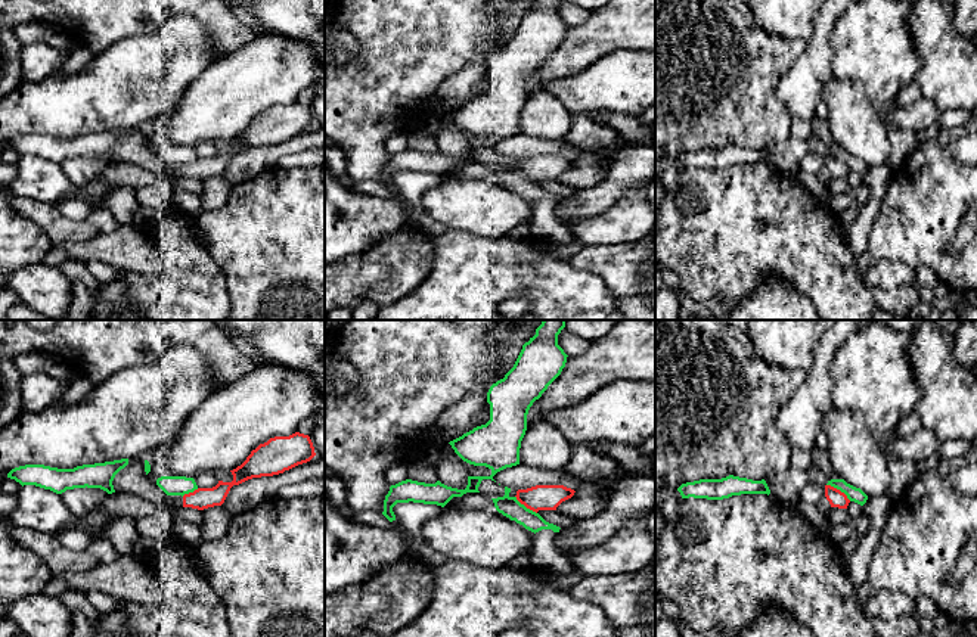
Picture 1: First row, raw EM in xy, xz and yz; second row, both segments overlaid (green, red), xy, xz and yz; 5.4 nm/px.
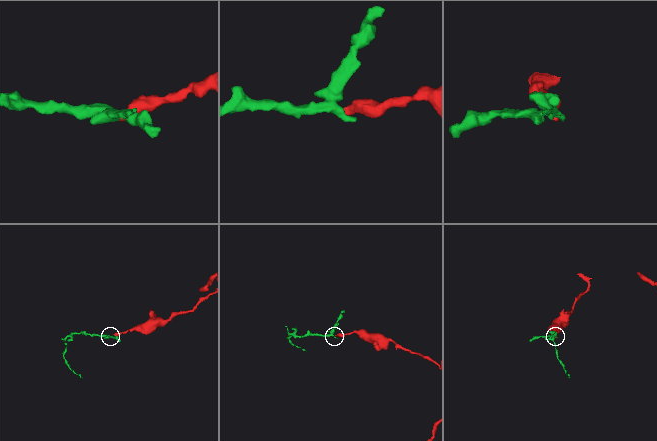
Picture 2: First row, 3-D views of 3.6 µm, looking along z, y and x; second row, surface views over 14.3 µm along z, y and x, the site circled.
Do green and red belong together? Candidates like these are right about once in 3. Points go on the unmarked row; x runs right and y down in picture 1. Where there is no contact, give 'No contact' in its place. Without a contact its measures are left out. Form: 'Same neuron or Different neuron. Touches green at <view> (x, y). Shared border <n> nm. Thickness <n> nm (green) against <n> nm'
Different neuron. Touches green at yz (839, 158). Shared border 160 nm. Thickness 80 nm (green) against 90 nm

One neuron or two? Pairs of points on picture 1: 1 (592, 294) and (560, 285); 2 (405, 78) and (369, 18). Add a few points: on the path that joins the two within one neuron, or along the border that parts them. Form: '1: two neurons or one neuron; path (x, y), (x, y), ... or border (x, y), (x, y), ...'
1: one neuron; path (585, 294), (567, 292)
2: one neuron; path (402, 64), (402, 50), (384, 33)

